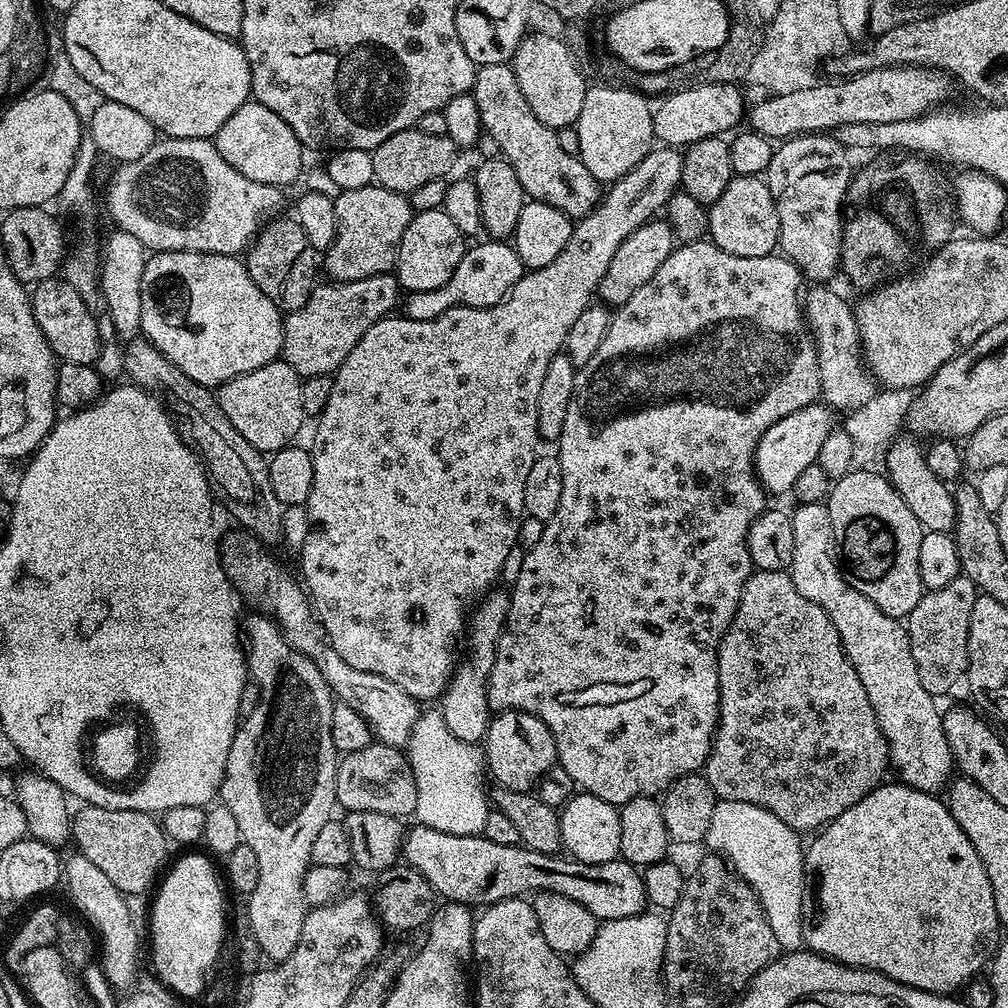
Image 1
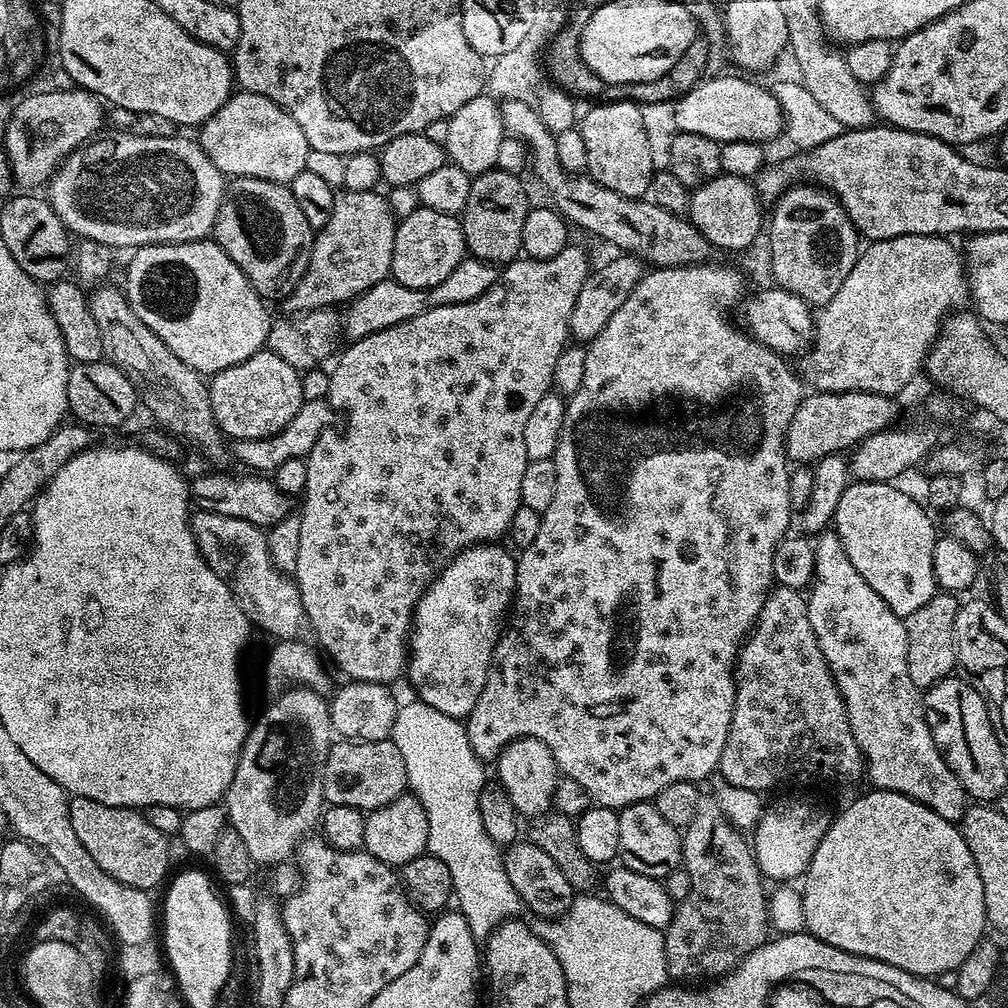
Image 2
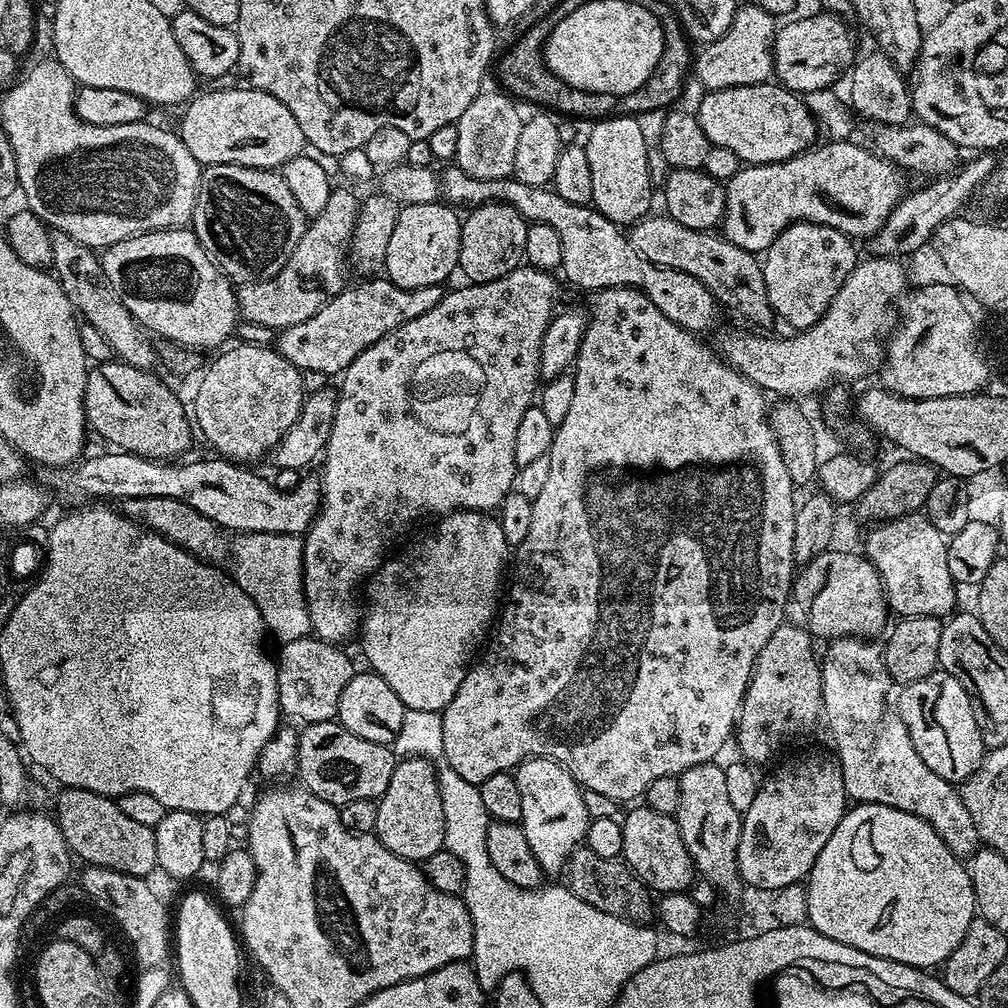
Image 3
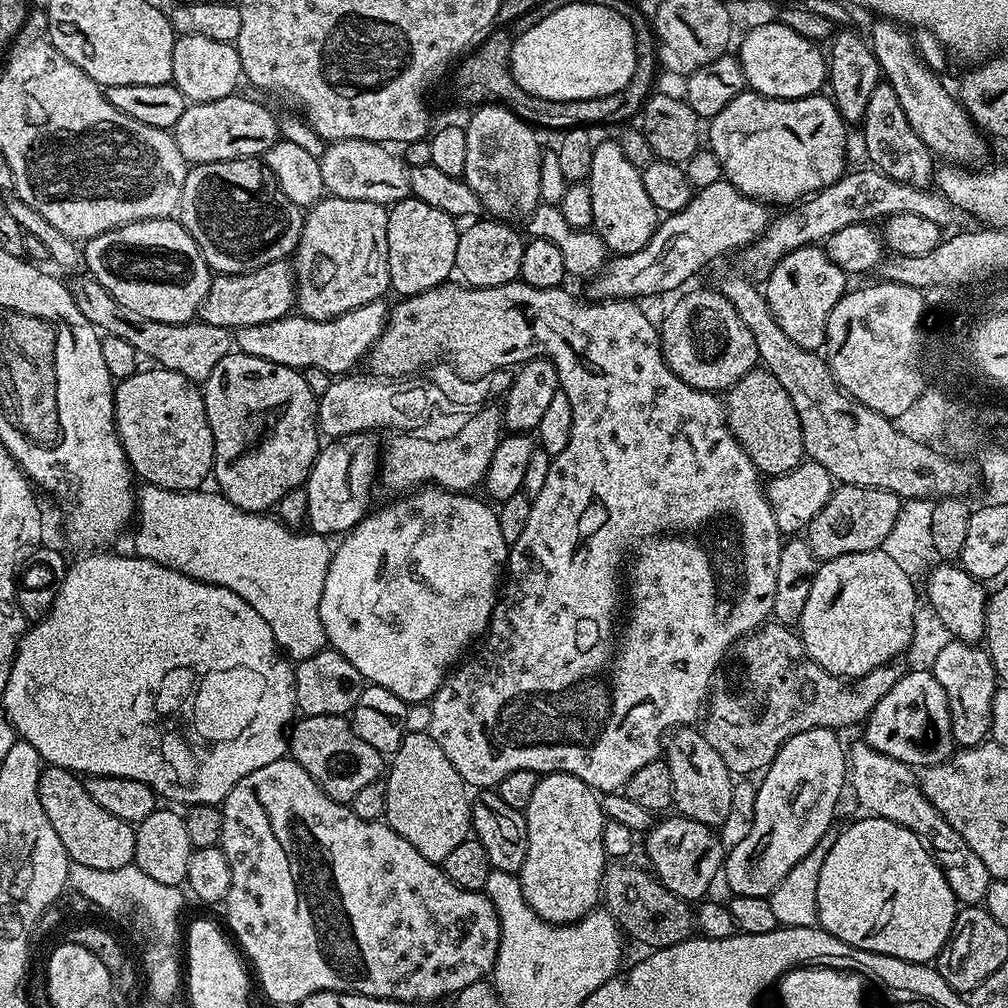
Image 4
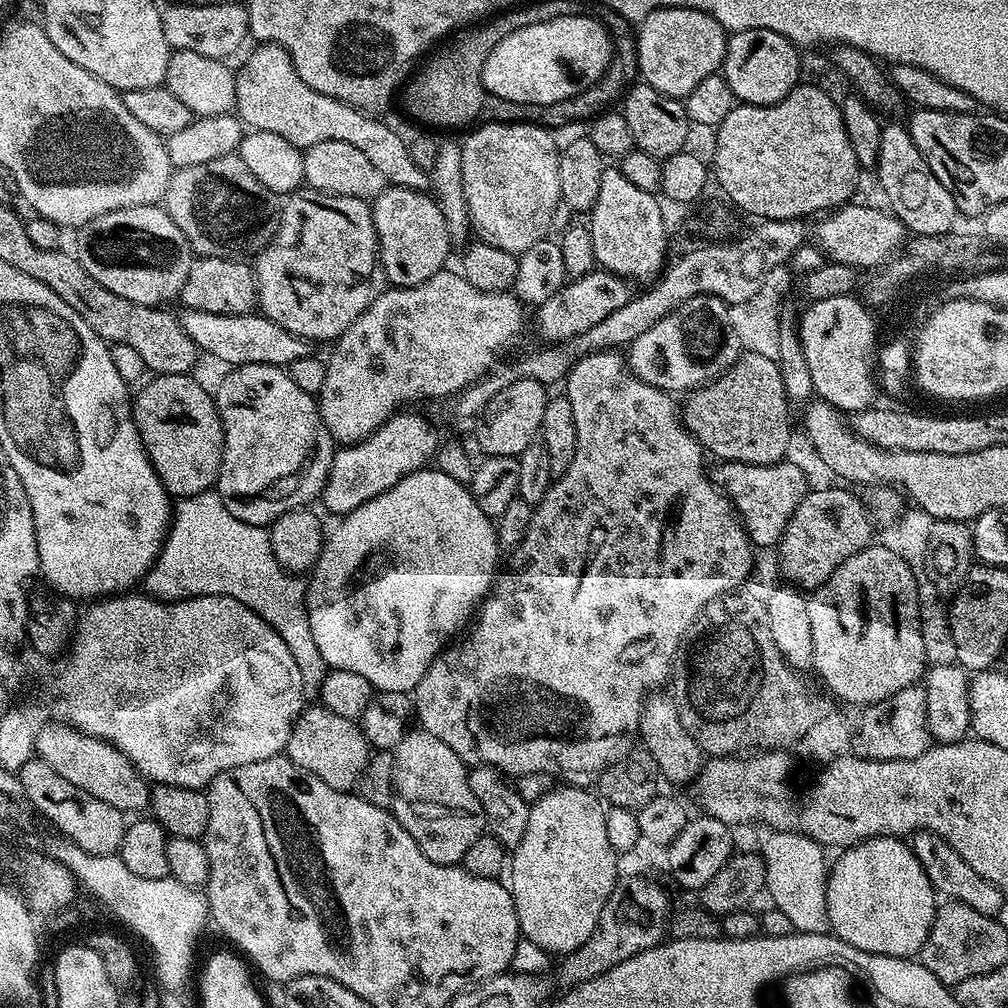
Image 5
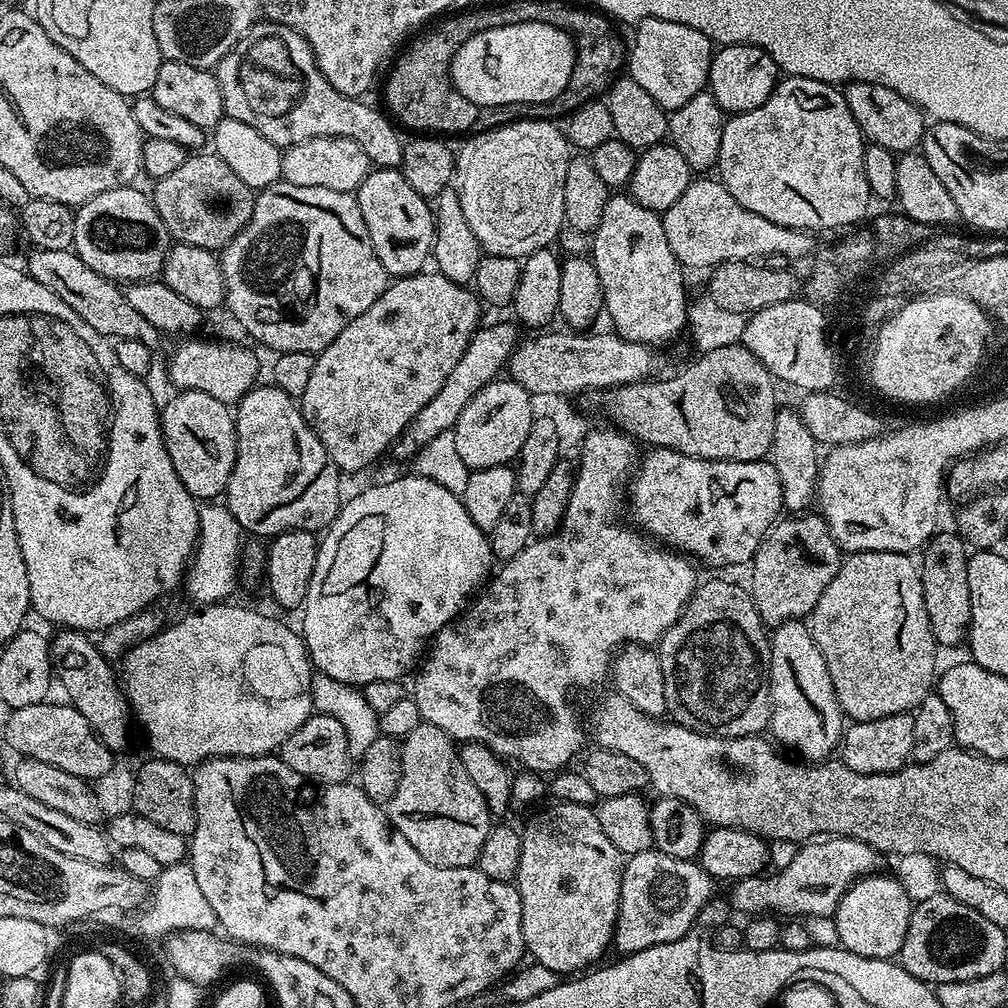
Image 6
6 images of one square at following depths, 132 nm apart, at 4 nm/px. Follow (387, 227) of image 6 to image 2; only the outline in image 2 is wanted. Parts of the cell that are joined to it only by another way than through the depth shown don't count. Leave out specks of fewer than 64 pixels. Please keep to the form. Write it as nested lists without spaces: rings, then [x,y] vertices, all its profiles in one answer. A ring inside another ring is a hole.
[[[418,207],[408,216],[403,217],[396,225],[396,237],[394,238],[394,258],[392,259],[391,279],[397,280],[402,286],[411,288],[433,288],[438,286],[458,266],[458,262],[465,259],[464,229],[461,221],[456,216],[442,214],[438,210],[430,210],[426,207]]]

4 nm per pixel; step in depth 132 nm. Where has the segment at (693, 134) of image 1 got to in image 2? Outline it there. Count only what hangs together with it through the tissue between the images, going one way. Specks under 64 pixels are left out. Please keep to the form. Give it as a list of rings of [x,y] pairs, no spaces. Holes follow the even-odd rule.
[[[728,75],[708,76],[675,101],[672,108],[676,108],[672,112],[675,131],[702,134],[720,141],[721,145],[739,140],[763,145],[766,140],[772,140],[778,134],[780,136],[784,116],[772,91],[755,84],[752,78]]]

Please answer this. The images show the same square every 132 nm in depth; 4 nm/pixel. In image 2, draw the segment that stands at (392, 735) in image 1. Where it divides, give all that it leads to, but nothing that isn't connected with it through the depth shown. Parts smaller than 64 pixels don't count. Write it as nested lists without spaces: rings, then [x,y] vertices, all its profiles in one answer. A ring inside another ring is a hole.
[[[203,510],[191,513],[190,523],[196,545],[202,558],[218,575],[228,581],[232,595],[240,603],[240,609],[249,621],[264,632],[276,636],[277,641],[295,640],[306,628],[306,615],[300,589],[295,579],[289,578],[277,568],[268,548],[265,529],[246,522],[242,518],[230,518],[226,514],[214,514]]]

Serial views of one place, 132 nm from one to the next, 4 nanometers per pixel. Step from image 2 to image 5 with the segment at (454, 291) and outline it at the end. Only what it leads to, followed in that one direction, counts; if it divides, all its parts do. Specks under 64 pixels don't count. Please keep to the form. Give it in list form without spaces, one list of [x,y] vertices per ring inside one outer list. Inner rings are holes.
[[[184,308],[181,313],[179,313],[178,319],[182,330],[186,330],[186,334],[190,334],[190,338],[196,343],[197,349],[203,355],[205,352],[206,355],[213,356],[214,359],[228,364],[224,366],[238,364],[287,366],[290,362],[294,362],[294,358],[302,358],[309,355],[310,352],[309,341],[290,334],[290,330],[282,330],[282,326],[278,326],[278,322],[270,322],[270,318],[266,318],[262,314],[206,314],[206,310],[194,310],[193,308]]]

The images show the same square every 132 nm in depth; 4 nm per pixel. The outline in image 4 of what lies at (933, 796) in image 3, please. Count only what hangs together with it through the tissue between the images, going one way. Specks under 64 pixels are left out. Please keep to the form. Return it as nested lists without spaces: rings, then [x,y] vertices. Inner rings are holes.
[[[859,742],[847,749],[847,775],[850,777],[850,792],[856,795],[858,803],[869,816],[881,816],[890,822],[898,822],[906,826],[926,845],[940,869],[944,871],[946,882],[950,882],[950,890],[954,890],[957,901],[964,906],[976,906],[986,898],[986,890],[992,884],[990,870],[970,850],[966,838],[946,822],[946,818],[932,803],[924,797],[920,788],[917,773],[909,765],[898,762],[878,750],[874,750],[867,742]]]

